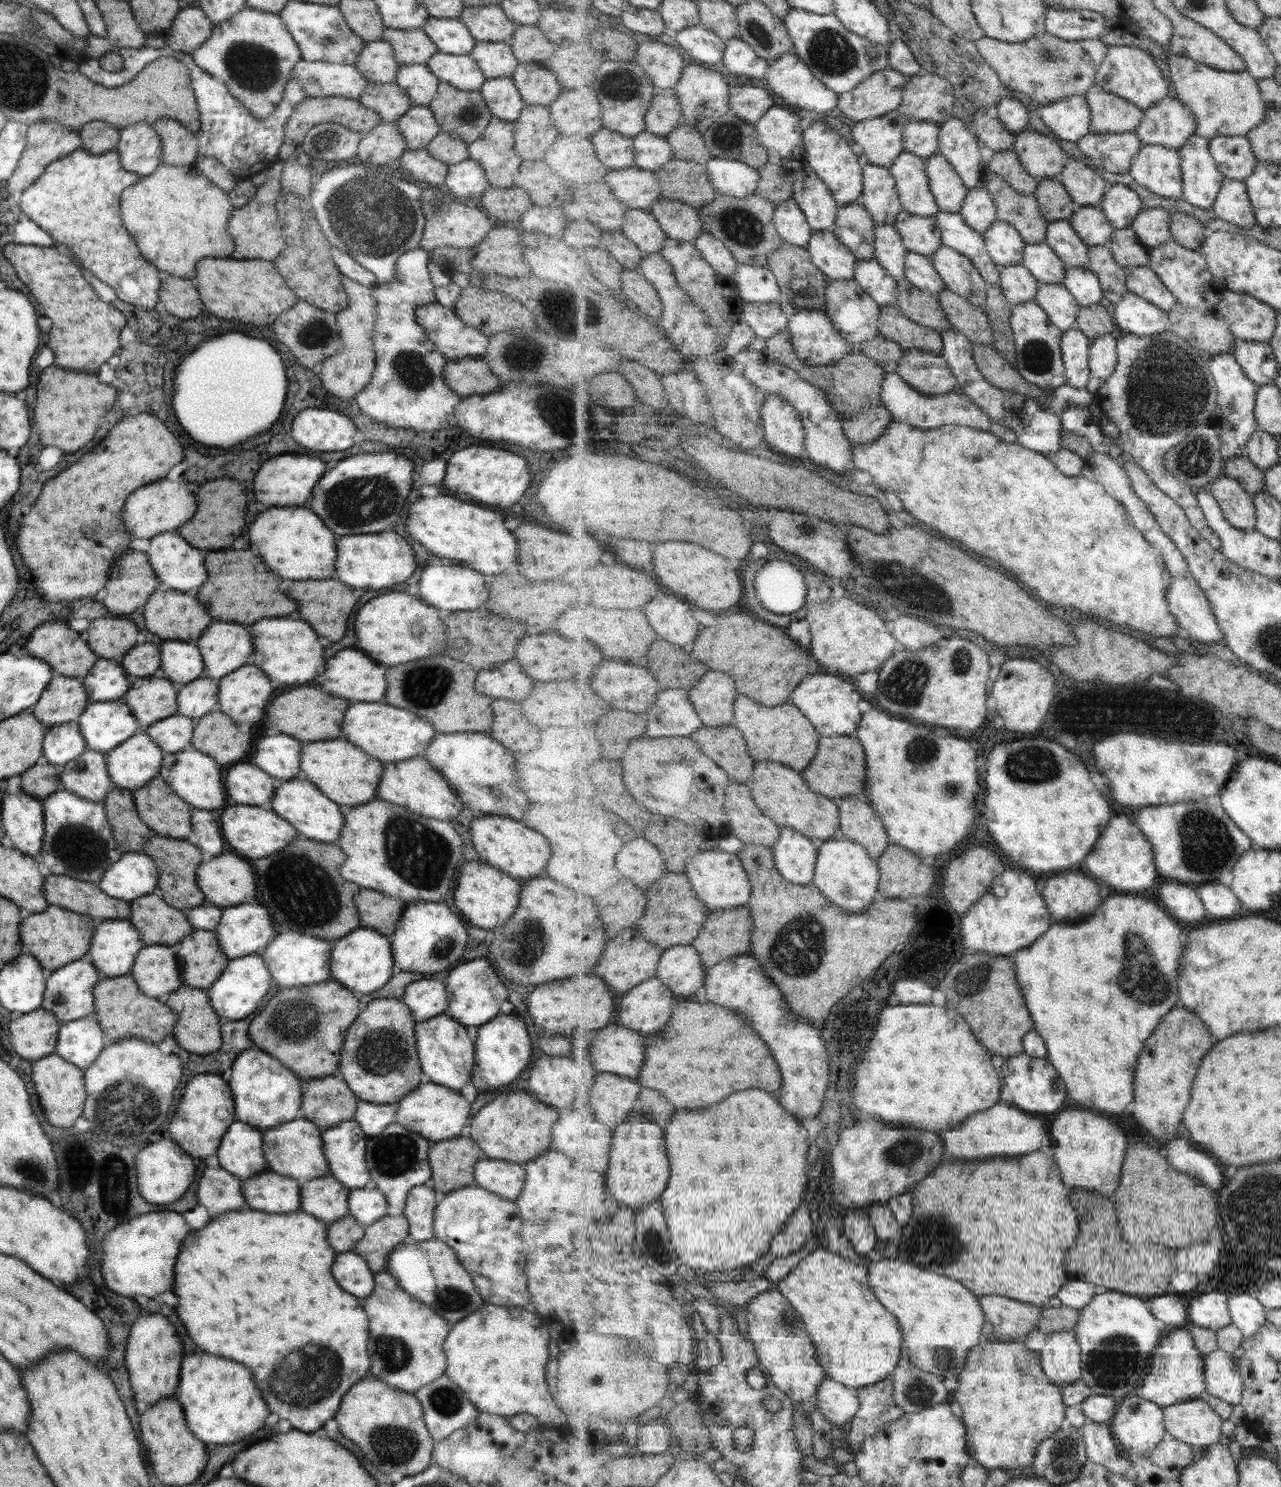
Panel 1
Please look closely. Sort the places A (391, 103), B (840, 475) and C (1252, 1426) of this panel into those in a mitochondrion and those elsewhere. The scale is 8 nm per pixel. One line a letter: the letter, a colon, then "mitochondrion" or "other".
A: other
B: other
C: other

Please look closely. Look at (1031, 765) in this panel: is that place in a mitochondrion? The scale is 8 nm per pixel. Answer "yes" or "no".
yes

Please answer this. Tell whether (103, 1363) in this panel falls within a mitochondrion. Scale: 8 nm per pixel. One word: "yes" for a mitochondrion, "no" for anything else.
no

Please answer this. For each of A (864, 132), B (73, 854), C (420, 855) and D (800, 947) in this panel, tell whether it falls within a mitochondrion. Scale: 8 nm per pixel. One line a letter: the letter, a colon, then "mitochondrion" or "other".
A: other
B: mitochondrion
C: mitochondrion
D: mitochondrion

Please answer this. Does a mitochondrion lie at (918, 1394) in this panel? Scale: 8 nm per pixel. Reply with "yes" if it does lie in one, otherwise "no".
yes

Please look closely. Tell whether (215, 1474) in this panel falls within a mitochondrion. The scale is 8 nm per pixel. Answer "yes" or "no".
no

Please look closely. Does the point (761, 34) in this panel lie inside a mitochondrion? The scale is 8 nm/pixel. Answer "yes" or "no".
yes

